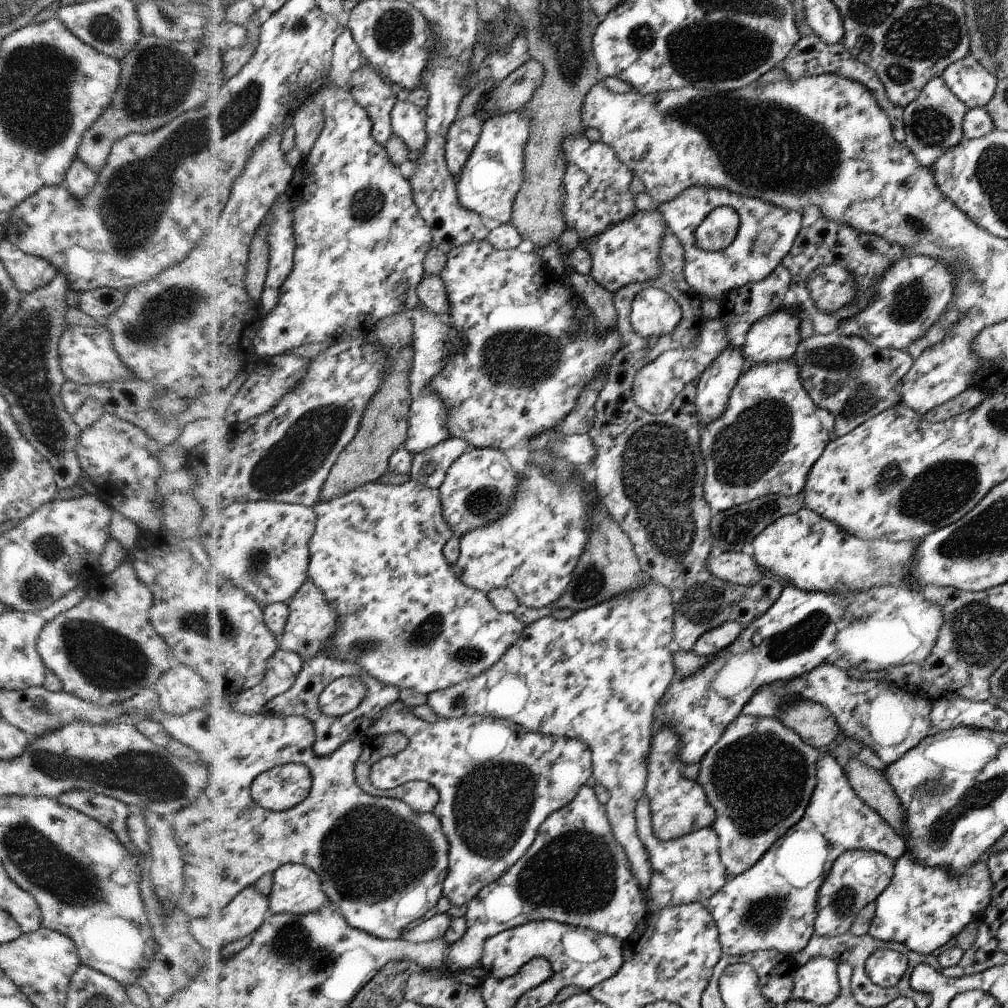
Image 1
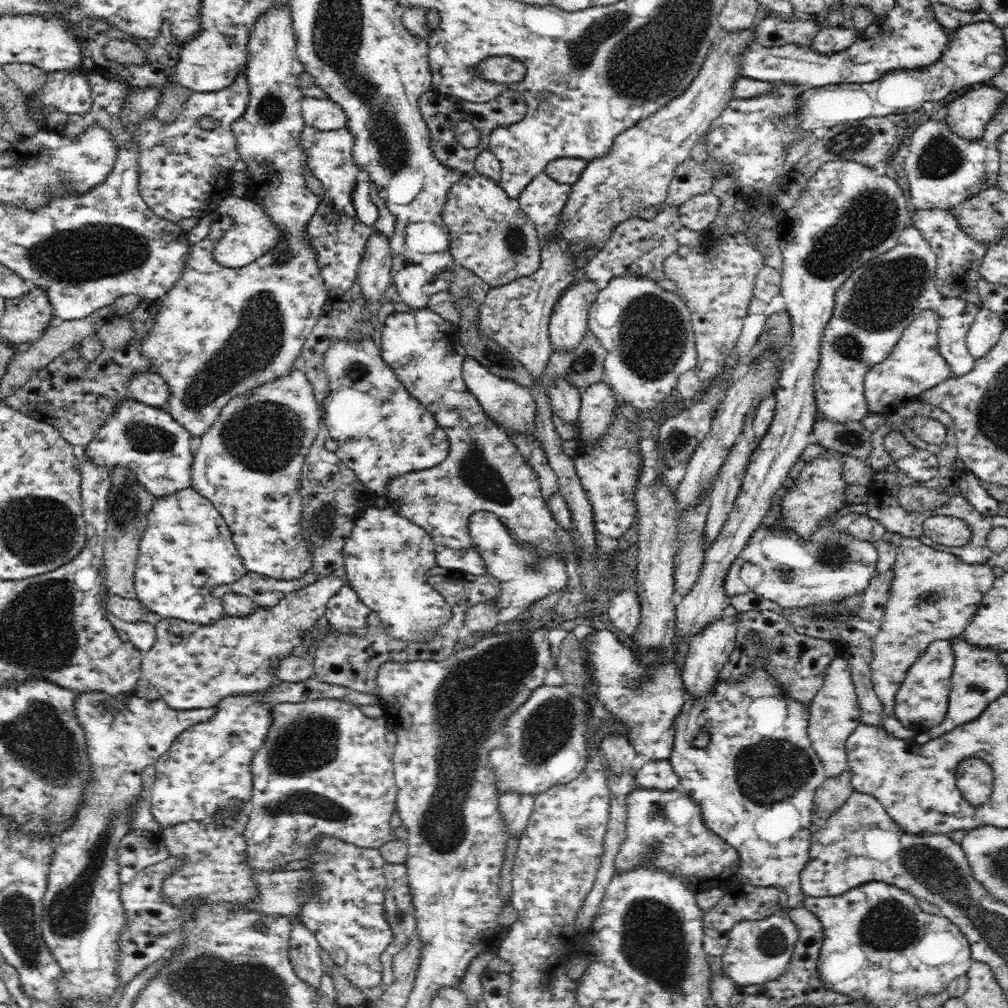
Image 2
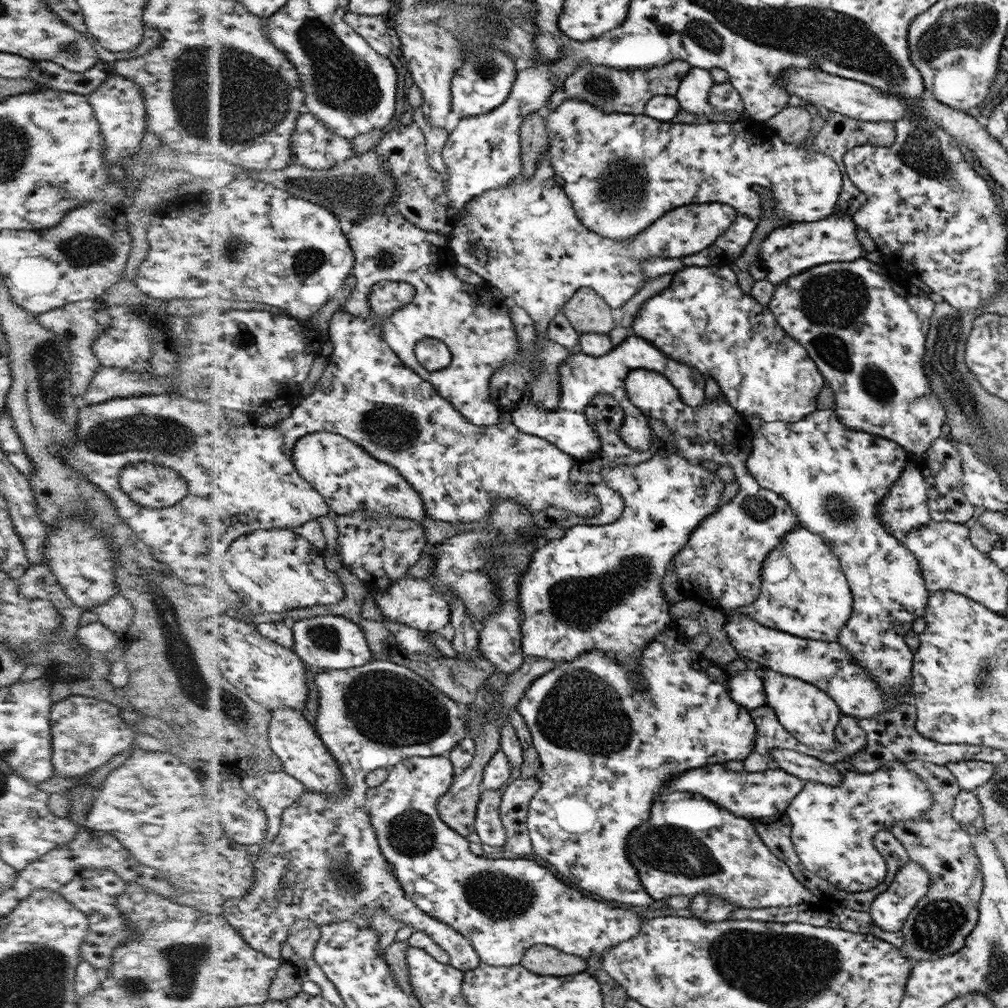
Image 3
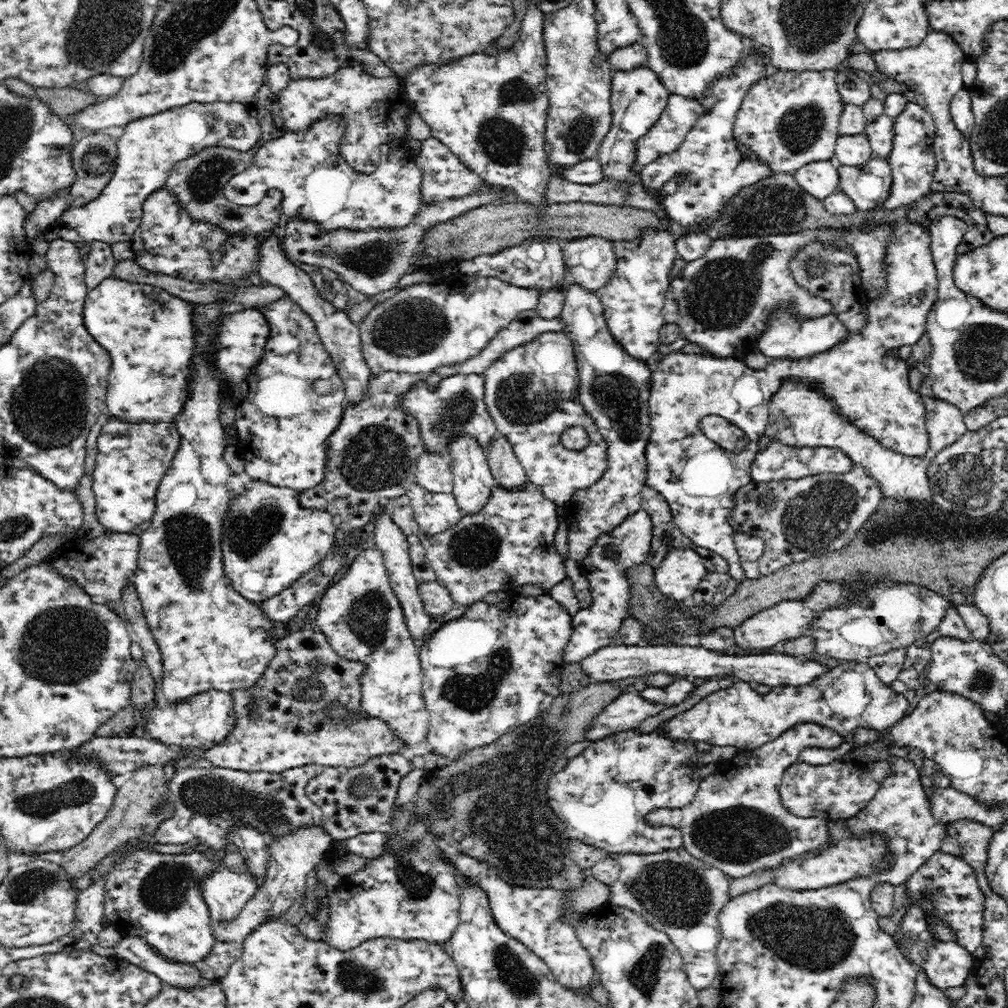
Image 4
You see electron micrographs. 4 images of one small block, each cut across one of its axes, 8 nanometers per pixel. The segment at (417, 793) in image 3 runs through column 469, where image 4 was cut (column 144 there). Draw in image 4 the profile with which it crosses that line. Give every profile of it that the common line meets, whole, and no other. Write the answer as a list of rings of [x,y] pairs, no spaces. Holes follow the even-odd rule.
[[[152,848],[134,850],[124,854],[110,874],[105,874],[104,918],[117,925],[126,935],[140,935],[148,945],[154,946],[158,953],[178,963],[200,963],[213,947],[214,933],[207,904],[203,901],[199,884],[206,874],[211,873],[214,864],[199,851],[179,854],[160,854]]]

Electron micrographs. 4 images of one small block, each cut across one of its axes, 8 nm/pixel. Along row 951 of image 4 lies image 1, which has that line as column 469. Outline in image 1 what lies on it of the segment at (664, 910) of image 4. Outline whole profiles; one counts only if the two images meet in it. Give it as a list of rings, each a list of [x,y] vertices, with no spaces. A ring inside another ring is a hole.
[[[644,577],[644,582],[646,586],[640,590],[632,590],[589,609],[576,611],[566,620],[550,616],[527,624],[522,638],[518,638],[517,644],[492,669],[480,677],[428,695],[429,706],[442,719],[500,716],[500,719],[508,719],[529,733],[576,738],[588,743],[594,754],[594,778],[597,784],[602,784],[610,792],[605,806],[613,833],[625,847],[642,894],[650,890],[653,882],[653,864],[637,830],[636,810],[648,784],[646,754],[651,747],[657,707],[676,677],[673,648],[677,614],[673,594],[666,586],[647,577]],[[494,698],[508,702],[498,708],[498,714],[494,714]]]

